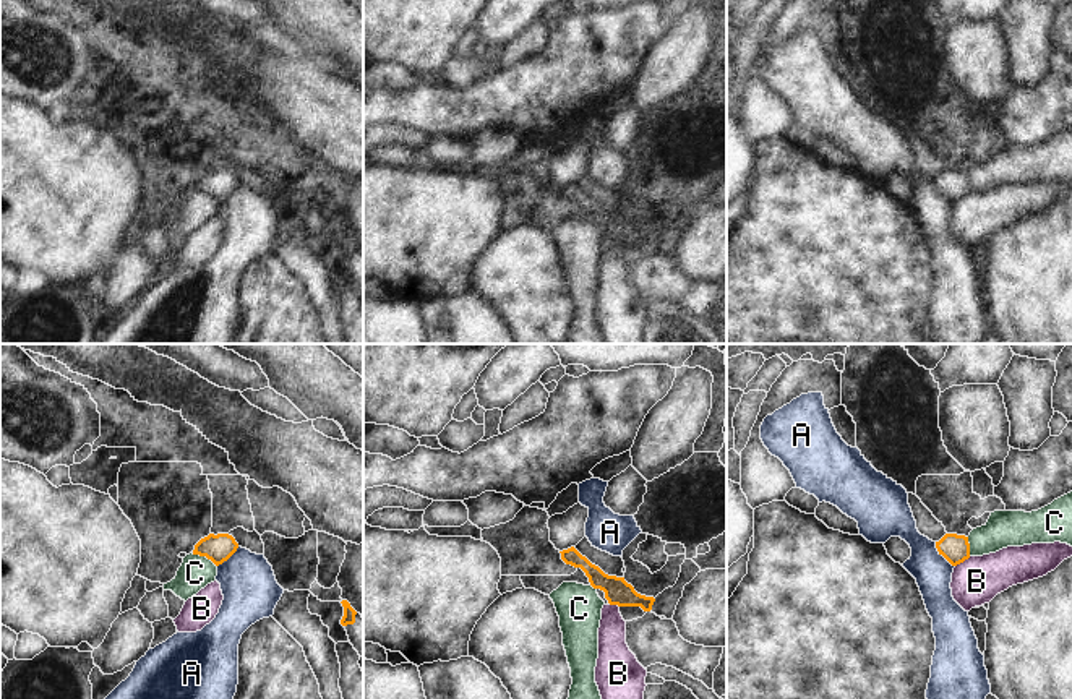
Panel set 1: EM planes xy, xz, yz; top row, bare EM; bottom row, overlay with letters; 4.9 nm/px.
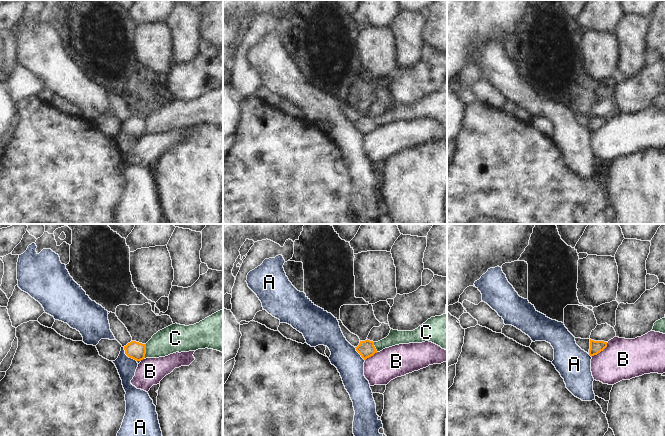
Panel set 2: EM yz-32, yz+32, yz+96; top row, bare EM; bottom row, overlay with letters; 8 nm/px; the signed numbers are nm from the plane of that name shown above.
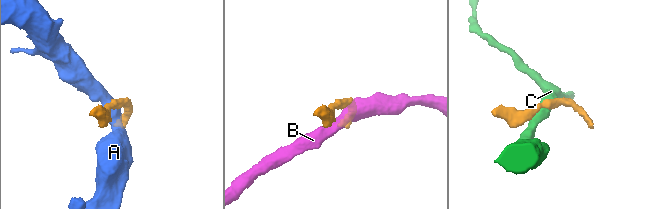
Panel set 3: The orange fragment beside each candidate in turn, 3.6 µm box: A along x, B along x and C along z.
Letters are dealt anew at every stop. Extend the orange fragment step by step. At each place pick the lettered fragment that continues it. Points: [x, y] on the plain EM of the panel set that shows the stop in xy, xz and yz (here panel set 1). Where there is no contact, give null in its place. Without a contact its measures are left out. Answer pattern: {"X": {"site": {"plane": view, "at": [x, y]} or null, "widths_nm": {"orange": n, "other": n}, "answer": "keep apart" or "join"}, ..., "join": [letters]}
{"A": {"site": {"plane": "yz", "at": [943, 192]}, "widths_nm": {"orange": 140, "other": 190}, "answer": "keep apart"}, "B": {"site": {"plane": "yz", "at": [962, 198]}, "widths_nm": {"orange": 140, "other": 240}, "answer": "keep apart"}, "C": {"site": {"plane": "xy", "at": [205, 192]}, "widths_nm": {"orange": 140, "other": 160}, "answer": "keep apart"}, "join": []}

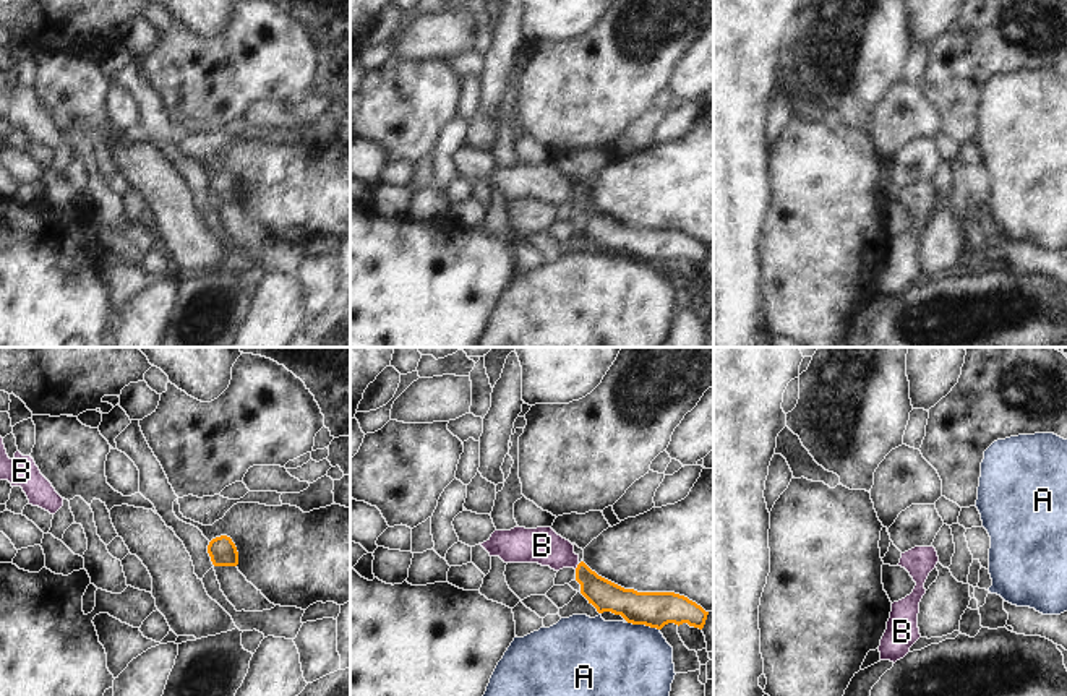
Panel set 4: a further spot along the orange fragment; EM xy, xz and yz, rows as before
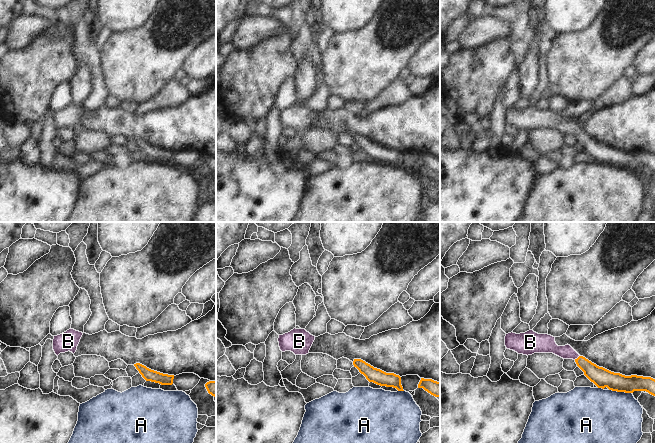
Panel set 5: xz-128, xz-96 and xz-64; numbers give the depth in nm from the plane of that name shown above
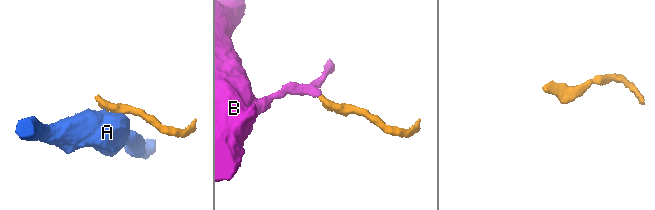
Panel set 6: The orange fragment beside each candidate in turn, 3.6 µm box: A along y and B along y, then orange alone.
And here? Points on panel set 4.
{"A": {"site": {"plane": "xz", "at": [644, 260]}, "widths_nm": {"orange": 180, "other": 460}, "answer": "keep apart"}, "B": {"site": {"plane": "xz", "at": [578, 203]}, "widths_nm": {"orange": 160, "other": 180}, "answer": "join"}, "join": ["B"]}

